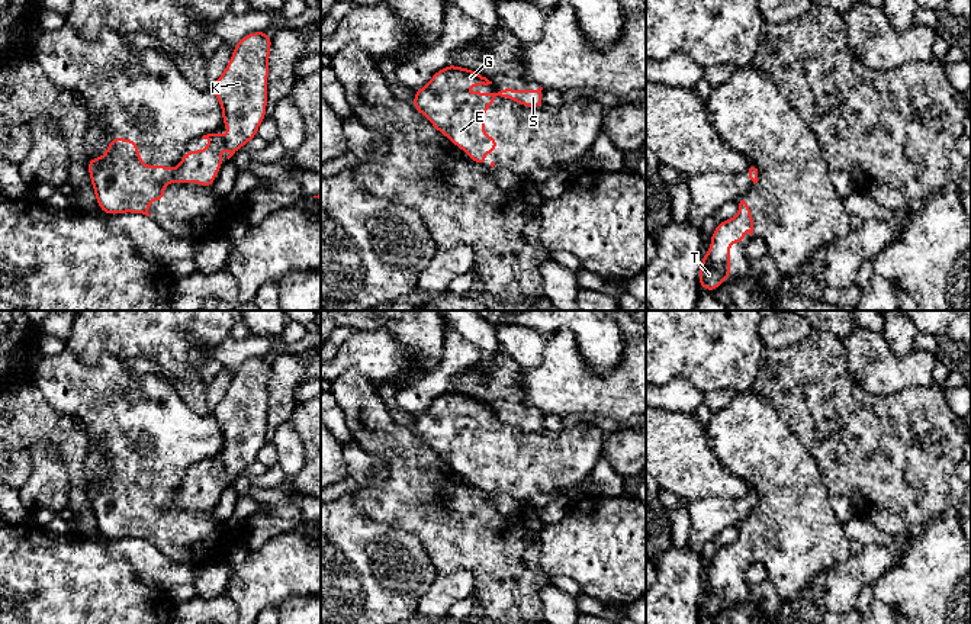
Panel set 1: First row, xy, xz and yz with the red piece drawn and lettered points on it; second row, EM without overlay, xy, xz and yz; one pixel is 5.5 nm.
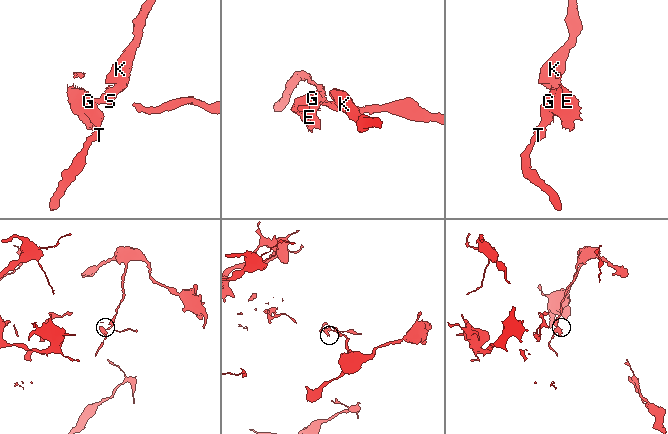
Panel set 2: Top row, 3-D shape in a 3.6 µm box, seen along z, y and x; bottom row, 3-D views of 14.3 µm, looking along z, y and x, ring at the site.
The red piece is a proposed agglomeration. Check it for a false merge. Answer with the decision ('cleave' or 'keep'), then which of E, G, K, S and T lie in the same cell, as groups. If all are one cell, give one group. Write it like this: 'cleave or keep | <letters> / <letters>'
cleave | E G T / K S

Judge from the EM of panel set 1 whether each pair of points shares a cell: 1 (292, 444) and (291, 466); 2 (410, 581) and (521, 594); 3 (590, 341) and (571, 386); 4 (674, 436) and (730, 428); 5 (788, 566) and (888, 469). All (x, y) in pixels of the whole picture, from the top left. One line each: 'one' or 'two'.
1: one
2: two
3: two
4: two
5: two

